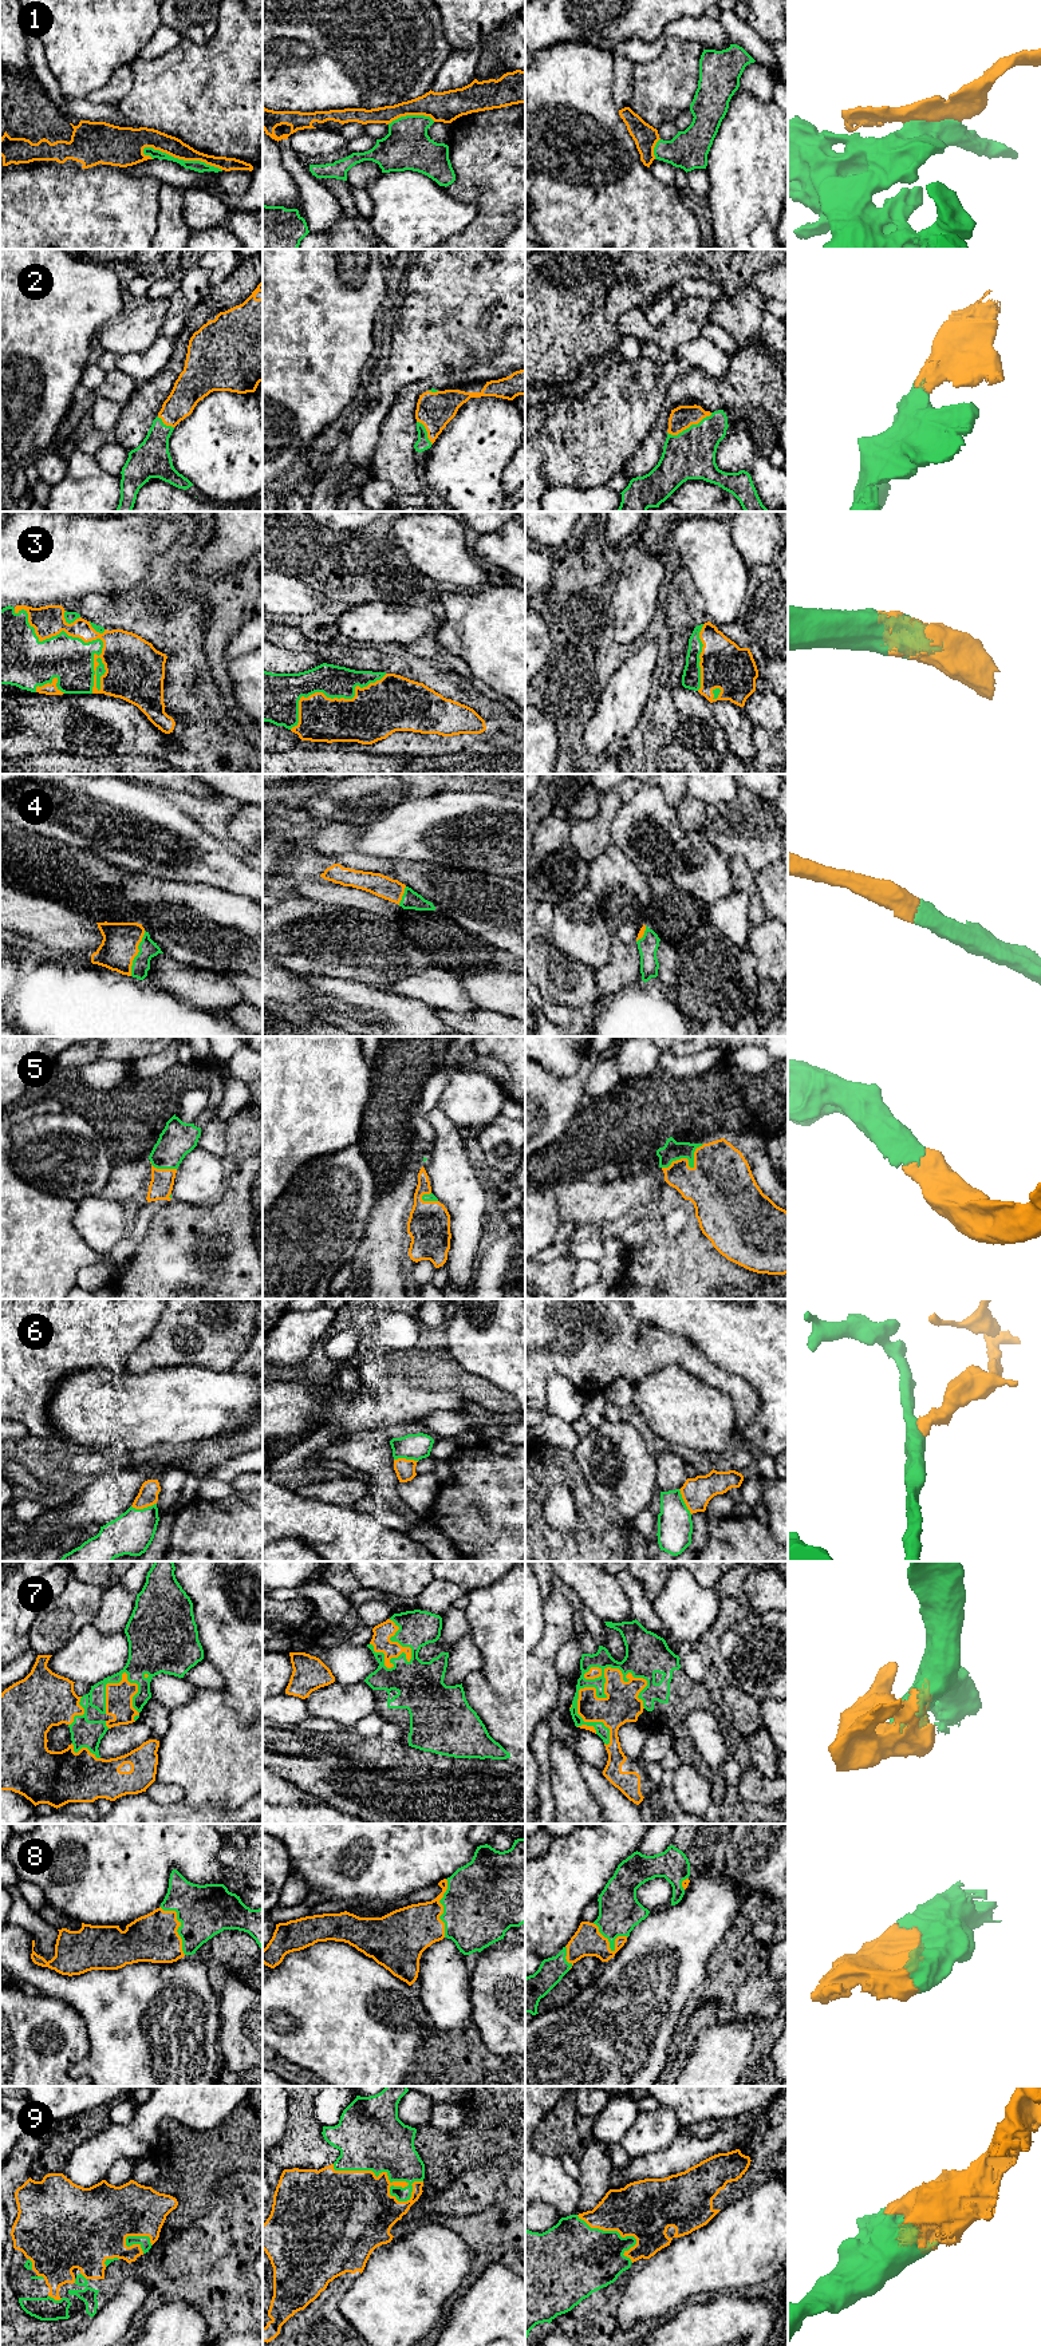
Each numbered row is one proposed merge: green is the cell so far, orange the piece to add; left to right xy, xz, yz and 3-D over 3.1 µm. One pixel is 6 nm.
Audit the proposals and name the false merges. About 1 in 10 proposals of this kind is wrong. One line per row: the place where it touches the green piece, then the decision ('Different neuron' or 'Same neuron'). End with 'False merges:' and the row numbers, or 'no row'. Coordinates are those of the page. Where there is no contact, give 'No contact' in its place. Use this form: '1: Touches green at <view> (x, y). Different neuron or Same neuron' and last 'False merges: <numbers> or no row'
1: Touches green at xy (182, 160). Different neuron
2: Touches green at yz (690, 426). Same neuron
3: Touches green at xy (74, 638). Same neuron
4: Touches green at xy (138, 954). Same neuron
5: Touches green at yz (689, 1164). Same neuron
6: Touches green at xy (144, 1508). Same neuron
7: Touches green at yz (578, 1693). Same neuron
8: Touches green at xy (181, 1926). Same neuron
9: Touches green at xz (378, 2175). Same neuron
False merges: 1

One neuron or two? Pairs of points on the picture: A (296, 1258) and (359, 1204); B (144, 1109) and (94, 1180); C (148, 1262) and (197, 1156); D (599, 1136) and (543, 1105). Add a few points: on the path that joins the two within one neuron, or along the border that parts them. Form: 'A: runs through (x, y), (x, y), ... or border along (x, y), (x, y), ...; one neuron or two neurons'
A: runs through (312, 1241), (343, 1211); one neuron
B: border along (95, 1129), (114, 1164); two neurons
C: border along (172, 1199), (197, 1205); two neurons
D: border along (579, 1108), (568, 1126), (549, 1144); two neurons

